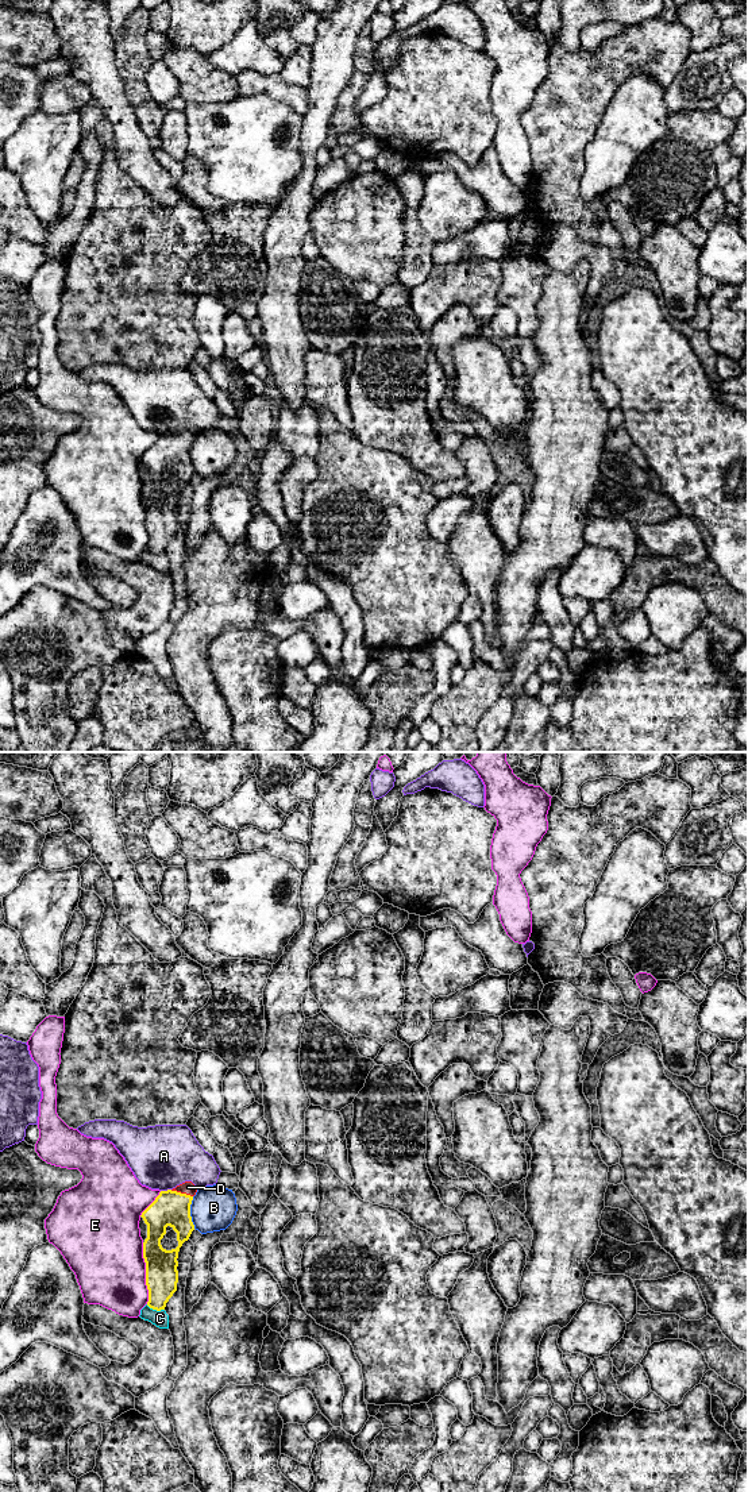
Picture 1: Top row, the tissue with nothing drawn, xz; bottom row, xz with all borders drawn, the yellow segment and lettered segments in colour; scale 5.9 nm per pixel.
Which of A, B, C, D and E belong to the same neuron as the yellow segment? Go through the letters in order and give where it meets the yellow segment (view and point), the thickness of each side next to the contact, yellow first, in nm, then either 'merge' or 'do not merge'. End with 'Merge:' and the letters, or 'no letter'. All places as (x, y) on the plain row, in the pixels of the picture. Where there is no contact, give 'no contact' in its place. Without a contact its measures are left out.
A: meets yellow in xz at (165, 435); 220 nm thick on the yellow side, 380 nm on the other; do not merge
B: meets yellow in xz at (189, 457); 220 nm thick on the yellow side, 260 nm on the other; do not merge
C: meets yellow in xz at (155, 552); 190 nm thick on the yellow side, 100 nm on the other; do not merge
D: meets yellow in xz at (180, 436); 220 nm thick on the yellow side, 80 nm on the other; merge
E: meets yellow in xz at (146, 517); 190 nm thick on the yellow side, 420 nm on the other; do not merge
Merge: D

